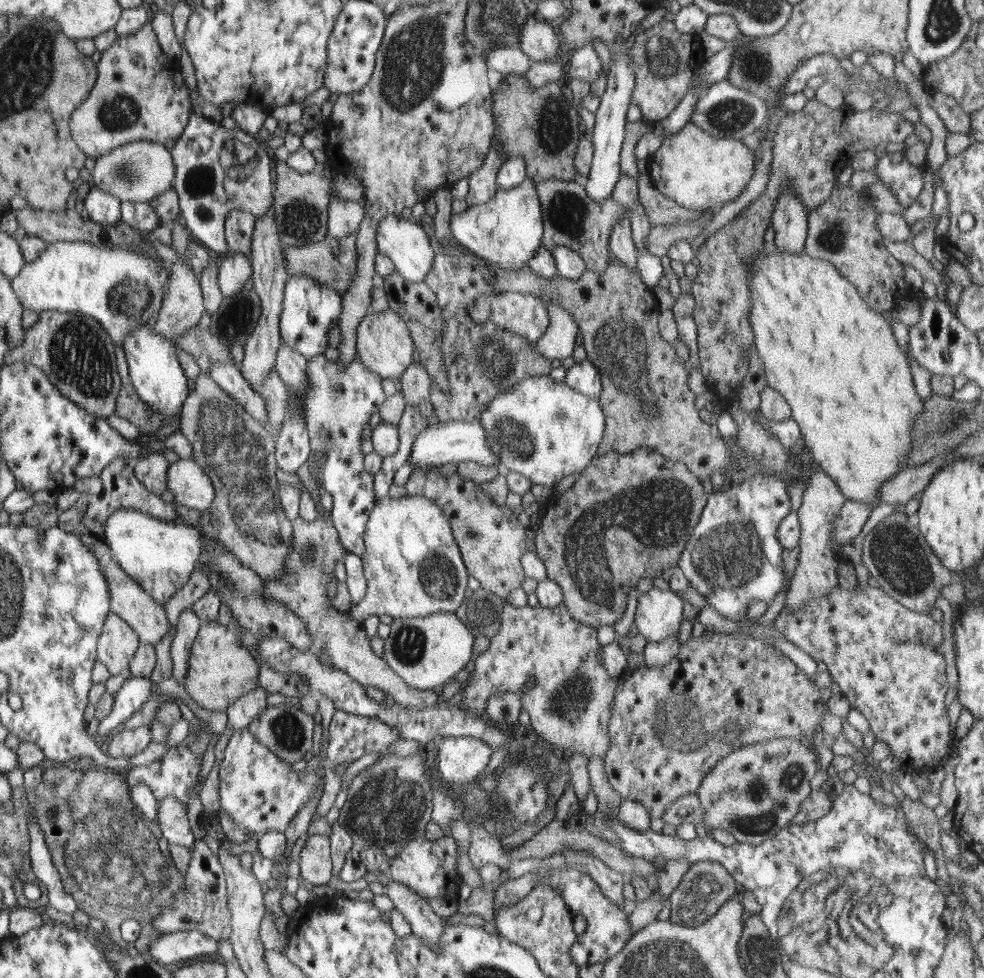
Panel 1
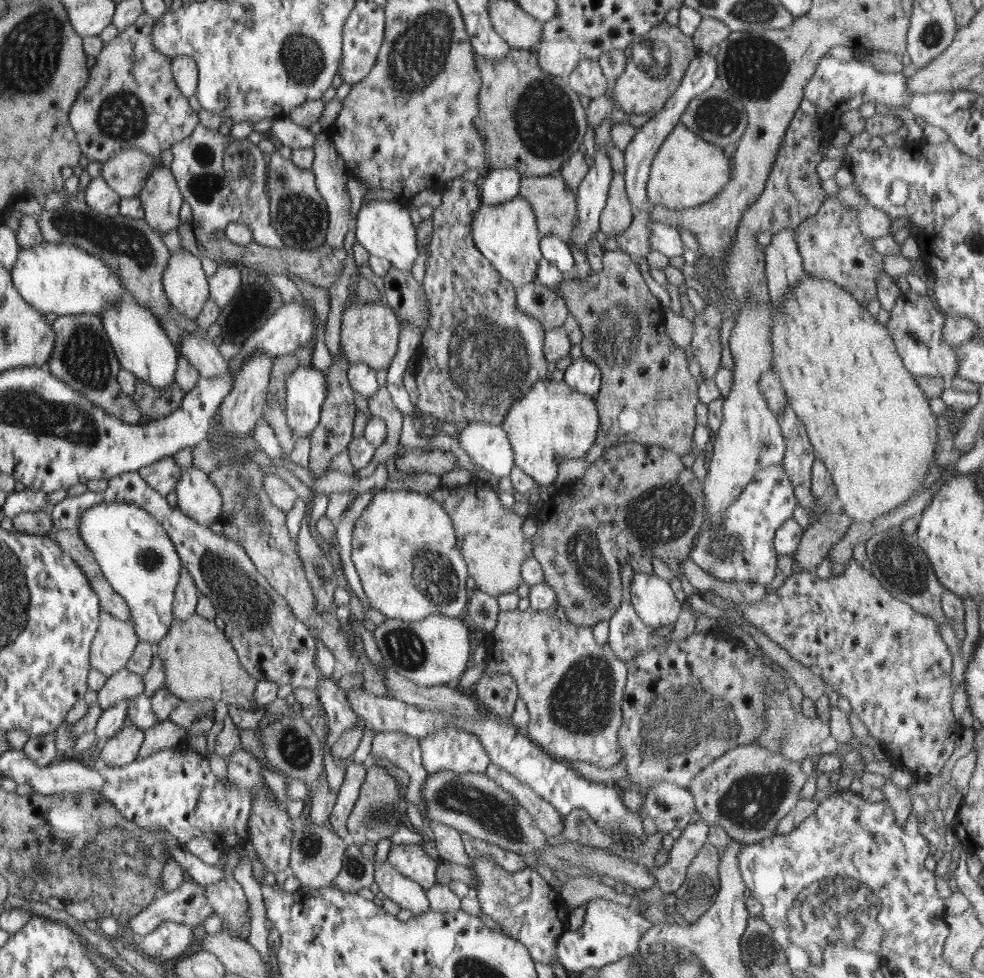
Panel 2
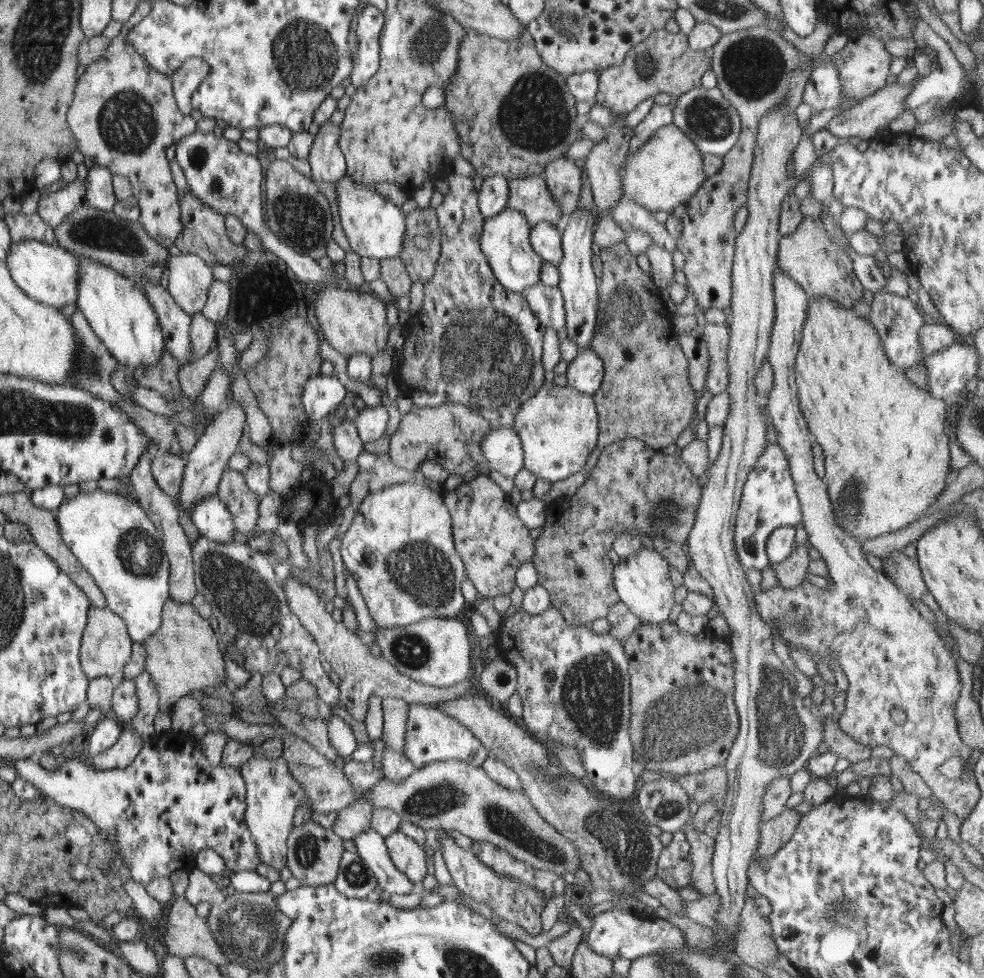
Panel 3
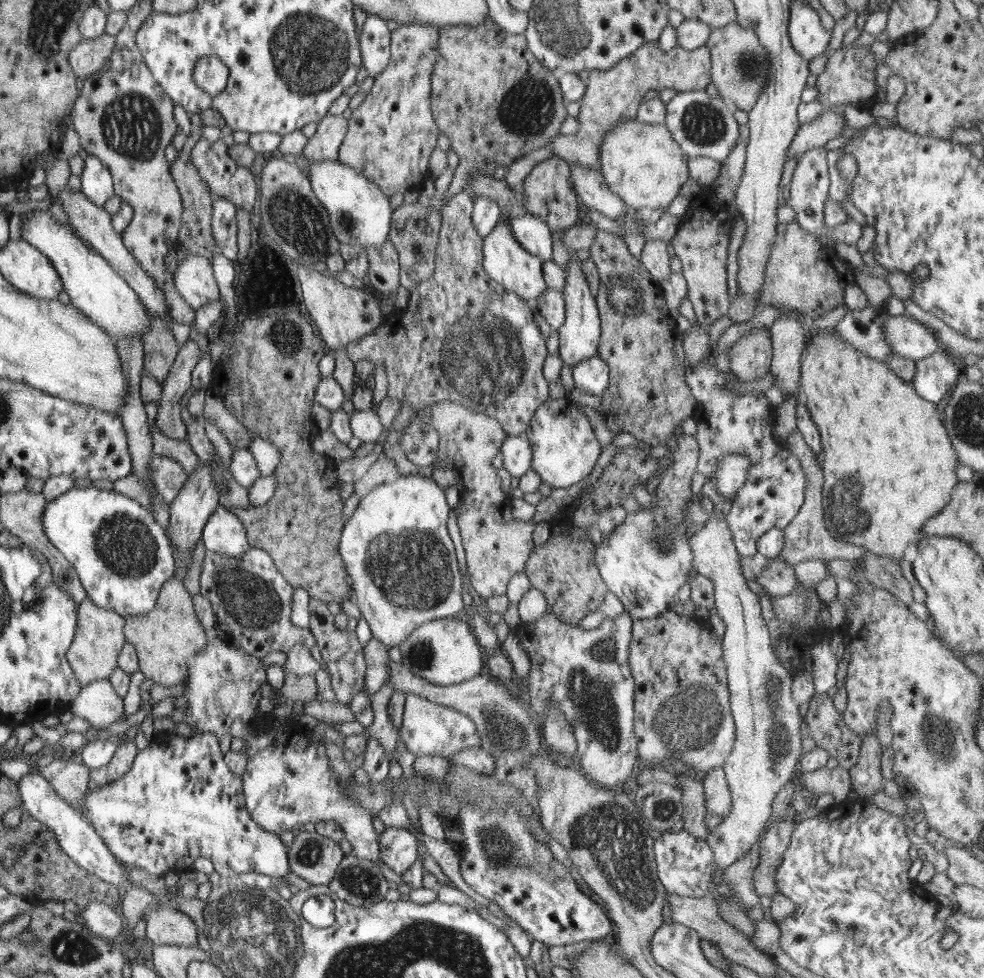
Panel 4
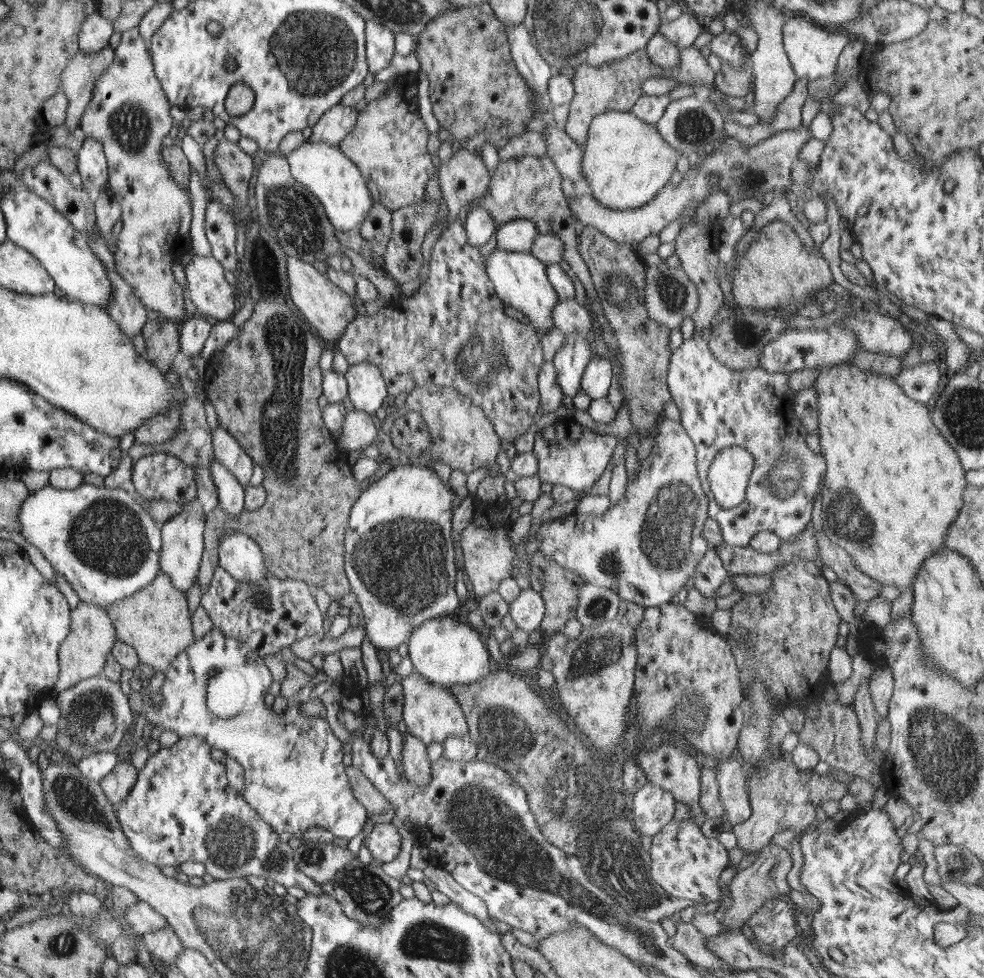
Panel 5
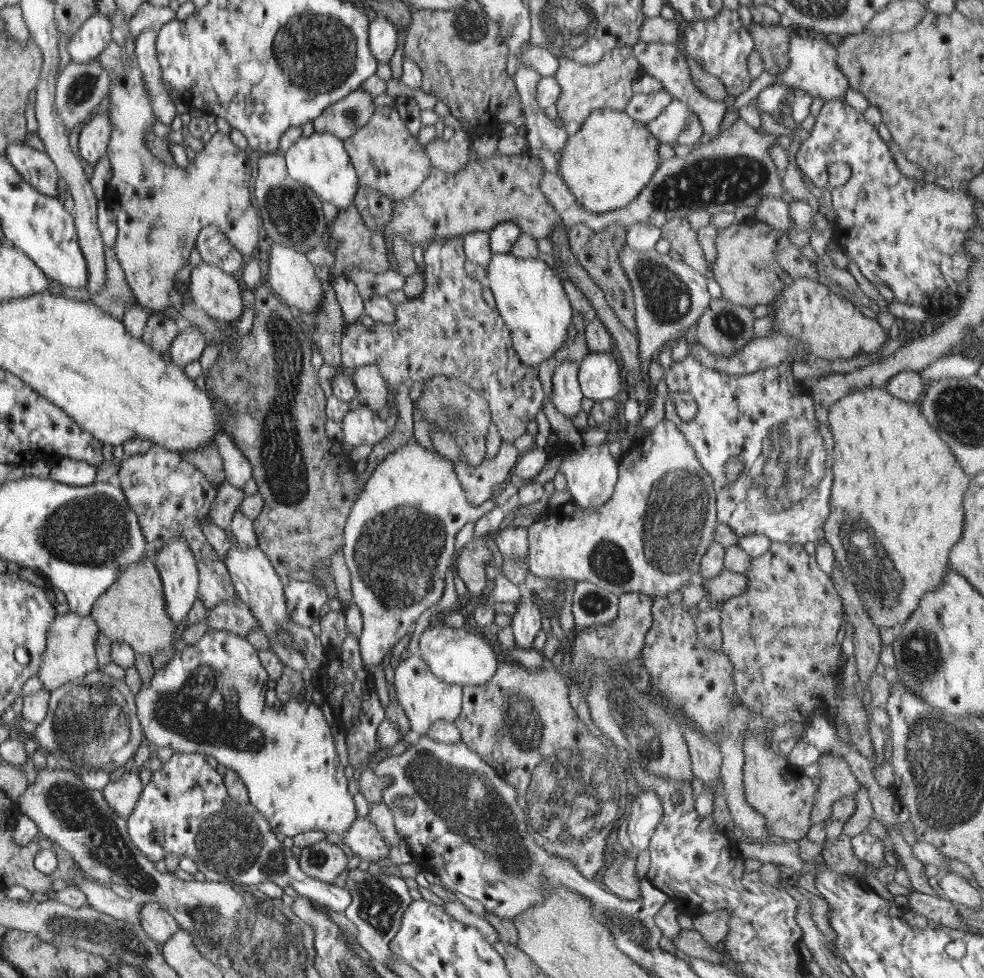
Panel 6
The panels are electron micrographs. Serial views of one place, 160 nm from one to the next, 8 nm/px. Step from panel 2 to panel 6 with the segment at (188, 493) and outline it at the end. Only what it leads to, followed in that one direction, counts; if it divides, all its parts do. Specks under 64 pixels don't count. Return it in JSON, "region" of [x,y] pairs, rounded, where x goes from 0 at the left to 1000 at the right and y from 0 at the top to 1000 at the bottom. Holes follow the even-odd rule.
{"region":[[[237,553],[236,560],[227,576],[235,586],[241,609],[262,634],[264,644],[270,647],[278,668],[283,670],[287,679],[303,687],[327,684],[332,679],[329,661],[325,661],[326,654],[323,654],[315,643],[301,639],[294,633],[295,629],[291,628],[291,618],[289,618],[290,603],[287,603],[287,595],[278,585],[278,579],[271,566],[263,560],[252,560]]]}

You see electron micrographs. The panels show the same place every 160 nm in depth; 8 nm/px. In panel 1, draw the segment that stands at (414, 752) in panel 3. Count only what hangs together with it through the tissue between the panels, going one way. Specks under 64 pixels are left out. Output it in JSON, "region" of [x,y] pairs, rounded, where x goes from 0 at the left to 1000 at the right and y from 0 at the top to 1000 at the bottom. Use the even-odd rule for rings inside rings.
{"region":[[[449,754],[448,760],[441,759],[437,765],[444,765],[444,780],[441,789],[446,789],[454,803],[470,804],[481,800],[492,788],[501,771],[499,763],[482,754]]]}

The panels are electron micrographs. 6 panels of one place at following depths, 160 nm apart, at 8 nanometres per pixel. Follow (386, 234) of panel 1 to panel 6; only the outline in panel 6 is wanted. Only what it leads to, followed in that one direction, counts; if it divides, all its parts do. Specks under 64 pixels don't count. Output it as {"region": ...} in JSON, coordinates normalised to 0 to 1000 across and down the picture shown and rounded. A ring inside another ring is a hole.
{"region":[[[319,135],[316,139],[306,139],[299,148],[287,157],[292,165],[292,174],[298,183],[316,192],[329,207],[341,213],[355,213],[360,208],[366,190],[365,179],[349,143],[335,136]]]}

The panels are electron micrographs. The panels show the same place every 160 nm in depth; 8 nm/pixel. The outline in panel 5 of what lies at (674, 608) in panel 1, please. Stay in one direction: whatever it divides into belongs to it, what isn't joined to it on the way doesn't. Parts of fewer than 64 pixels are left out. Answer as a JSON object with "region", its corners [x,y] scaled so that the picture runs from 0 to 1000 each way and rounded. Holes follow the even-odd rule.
{"region":[[[679,427],[668,433],[663,446],[663,461],[650,470],[649,480],[643,489],[638,490],[635,507],[630,512],[624,517],[620,515],[612,527],[596,522],[588,528],[580,525],[571,532],[550,536],[545,545],[547,564],[553,571],[565,574],[574,582],[581,582],[596,596],[619,601],[629,607],[631,613],[654,622],[684,616],[693,601],[699,601],[708,577],[722,560],[713,549],[715,533],[721,530],[722,509],[708,485],[705,452],[691,433]]]}

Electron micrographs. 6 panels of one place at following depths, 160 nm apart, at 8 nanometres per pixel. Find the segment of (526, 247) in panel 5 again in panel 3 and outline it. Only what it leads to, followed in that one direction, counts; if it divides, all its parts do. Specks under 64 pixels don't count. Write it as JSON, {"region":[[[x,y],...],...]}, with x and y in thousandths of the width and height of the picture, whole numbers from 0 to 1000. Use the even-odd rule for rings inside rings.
{"region":[[[548,227],[545,231],[540,232],[539,247],[549,264],[567,273],[572,265],[570,233],[558,227]]]}

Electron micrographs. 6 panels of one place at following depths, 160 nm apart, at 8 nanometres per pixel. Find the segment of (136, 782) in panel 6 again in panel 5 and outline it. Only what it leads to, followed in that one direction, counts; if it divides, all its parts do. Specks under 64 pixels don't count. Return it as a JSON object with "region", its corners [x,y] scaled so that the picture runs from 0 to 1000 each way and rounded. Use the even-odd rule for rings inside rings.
{"region":[[[131,776],[126,779],[119,779],[105,797],[101,798],[101,803],[105,805],[106,812],[114,821],[121,822],[136,804],[140,787]]]}

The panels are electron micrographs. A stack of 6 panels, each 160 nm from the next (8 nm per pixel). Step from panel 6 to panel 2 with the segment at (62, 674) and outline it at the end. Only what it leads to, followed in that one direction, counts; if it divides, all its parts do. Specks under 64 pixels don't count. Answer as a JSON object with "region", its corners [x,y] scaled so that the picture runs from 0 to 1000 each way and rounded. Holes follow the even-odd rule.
{"region":[[[106,626],[102,628],[102,641],[95,658],[92,660],[92,680],[110,692],[129,681],[129,677],[136,671],[142,652],[134,637],[118,632]]]}

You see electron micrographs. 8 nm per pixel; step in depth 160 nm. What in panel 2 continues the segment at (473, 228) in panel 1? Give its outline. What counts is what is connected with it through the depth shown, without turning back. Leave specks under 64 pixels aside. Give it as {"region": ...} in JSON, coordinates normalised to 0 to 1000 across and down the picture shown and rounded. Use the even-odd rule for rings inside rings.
{"region":[[[528,200],[516,207],[497,210],[488,208],[480,222],[479,240],[484,254],[500,269],[500,273],[524,296],[530,291],[541,289],[546,285],[548,266],[552,263],[549,256],[548,235],[543,214],[539,208]]]}

